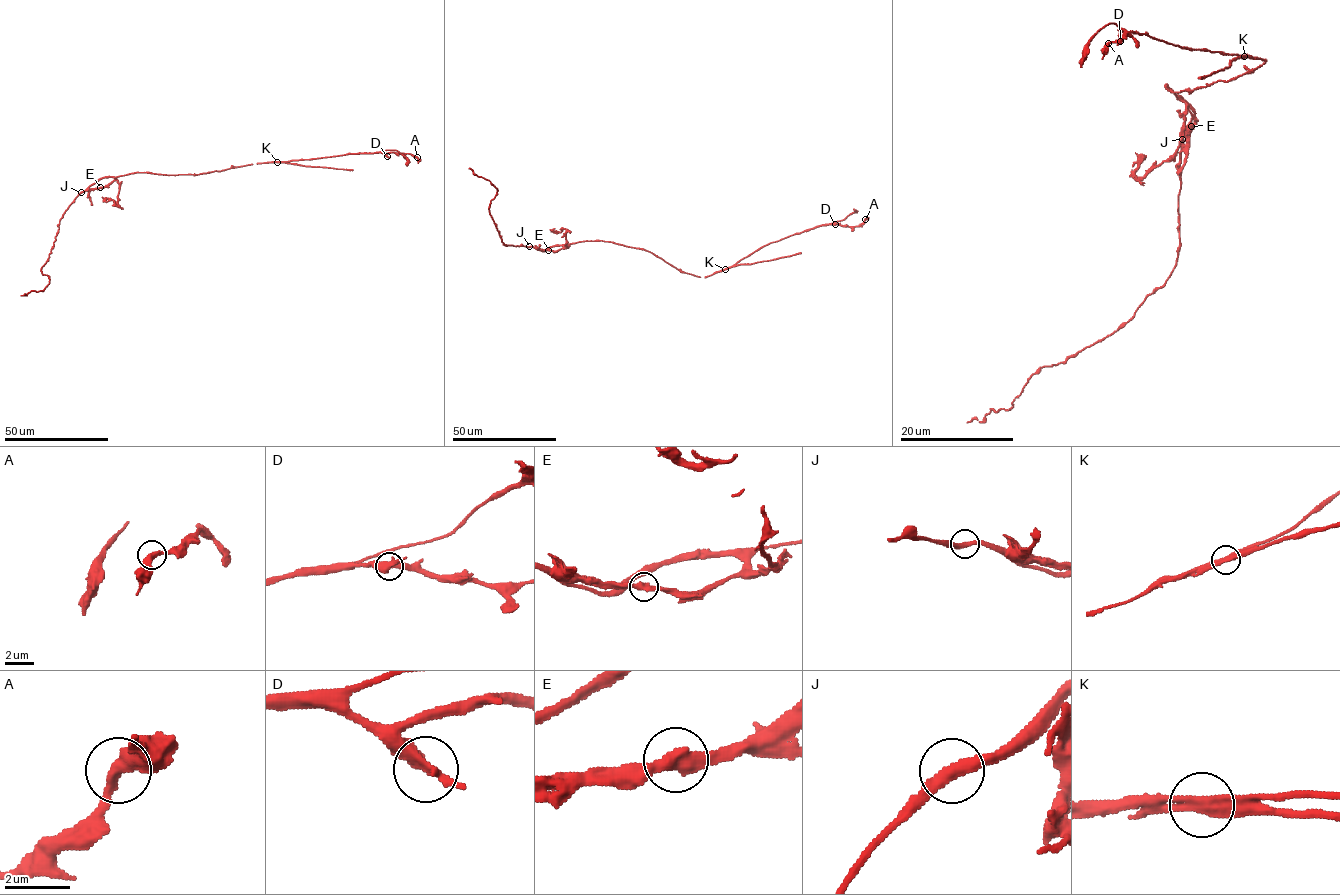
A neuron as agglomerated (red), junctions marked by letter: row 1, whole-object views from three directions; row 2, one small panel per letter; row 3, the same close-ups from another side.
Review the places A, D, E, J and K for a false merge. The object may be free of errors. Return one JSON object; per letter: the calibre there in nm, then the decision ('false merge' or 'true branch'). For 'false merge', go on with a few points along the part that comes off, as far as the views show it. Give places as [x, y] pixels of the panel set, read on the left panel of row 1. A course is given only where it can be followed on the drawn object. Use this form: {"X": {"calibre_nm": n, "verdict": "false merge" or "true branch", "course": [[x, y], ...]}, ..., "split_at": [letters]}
{"A": {"calibre_nm": 360, "verdict": "true branch"}, "D": {"calibre_nm": 400, "verdict": "true branch"}, "E": {"calibre_nm": 400, "verdict": "true branch"}, "J": {"calibre_nm": 360, "verdict": "true branch"}, "K": {"calibre_nm": 380, "verdict": "false merge", "course": [[277, 162], [353, 170]]}, "split_at": ["K"]}

